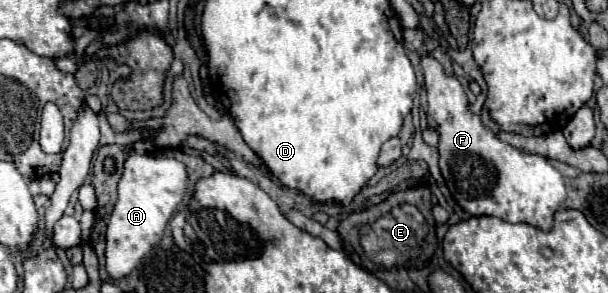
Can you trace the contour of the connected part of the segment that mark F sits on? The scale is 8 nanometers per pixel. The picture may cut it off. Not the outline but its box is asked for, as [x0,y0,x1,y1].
[421,56,567,230]

